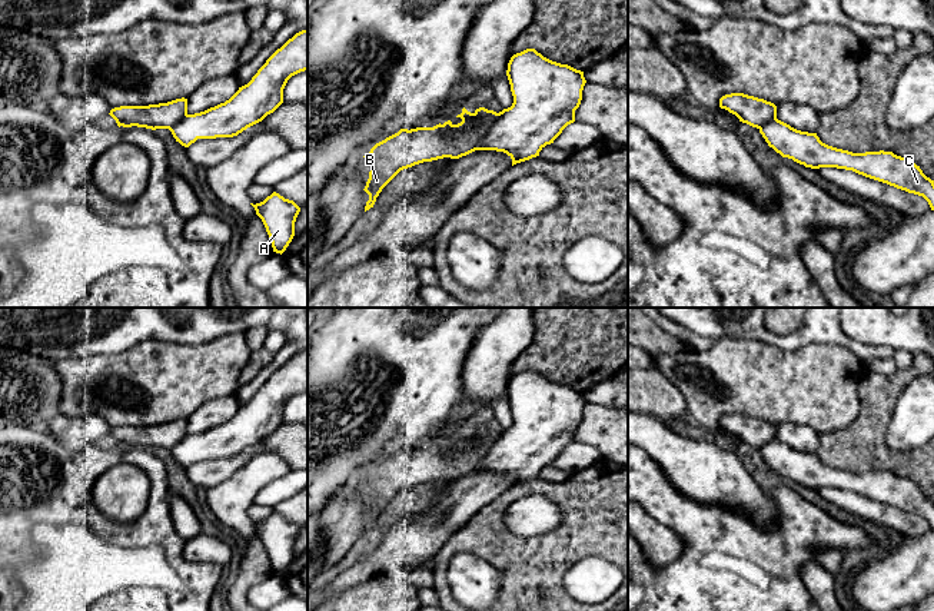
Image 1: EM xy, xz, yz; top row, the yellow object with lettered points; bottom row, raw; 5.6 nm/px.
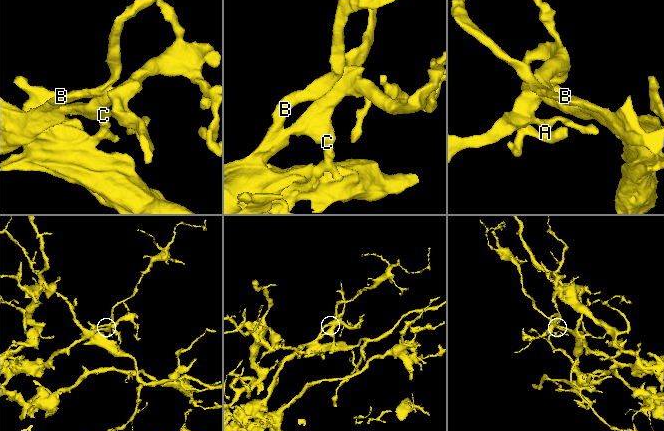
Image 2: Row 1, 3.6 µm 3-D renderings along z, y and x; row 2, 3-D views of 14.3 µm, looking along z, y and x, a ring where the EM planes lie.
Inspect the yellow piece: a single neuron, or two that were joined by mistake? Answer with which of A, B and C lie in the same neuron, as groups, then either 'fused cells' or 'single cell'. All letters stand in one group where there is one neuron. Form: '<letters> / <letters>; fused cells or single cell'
A C / B; fused cells

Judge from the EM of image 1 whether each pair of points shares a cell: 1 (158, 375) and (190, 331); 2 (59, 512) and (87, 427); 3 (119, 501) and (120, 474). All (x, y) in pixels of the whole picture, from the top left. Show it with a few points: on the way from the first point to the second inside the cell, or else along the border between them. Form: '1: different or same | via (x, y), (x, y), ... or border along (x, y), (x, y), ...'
1: different | border along (148, 339), (179, 344), (213, 341)
2: different | border along (93, 442), (87, 444)
3: same | via (120, 494), (120, 481)

